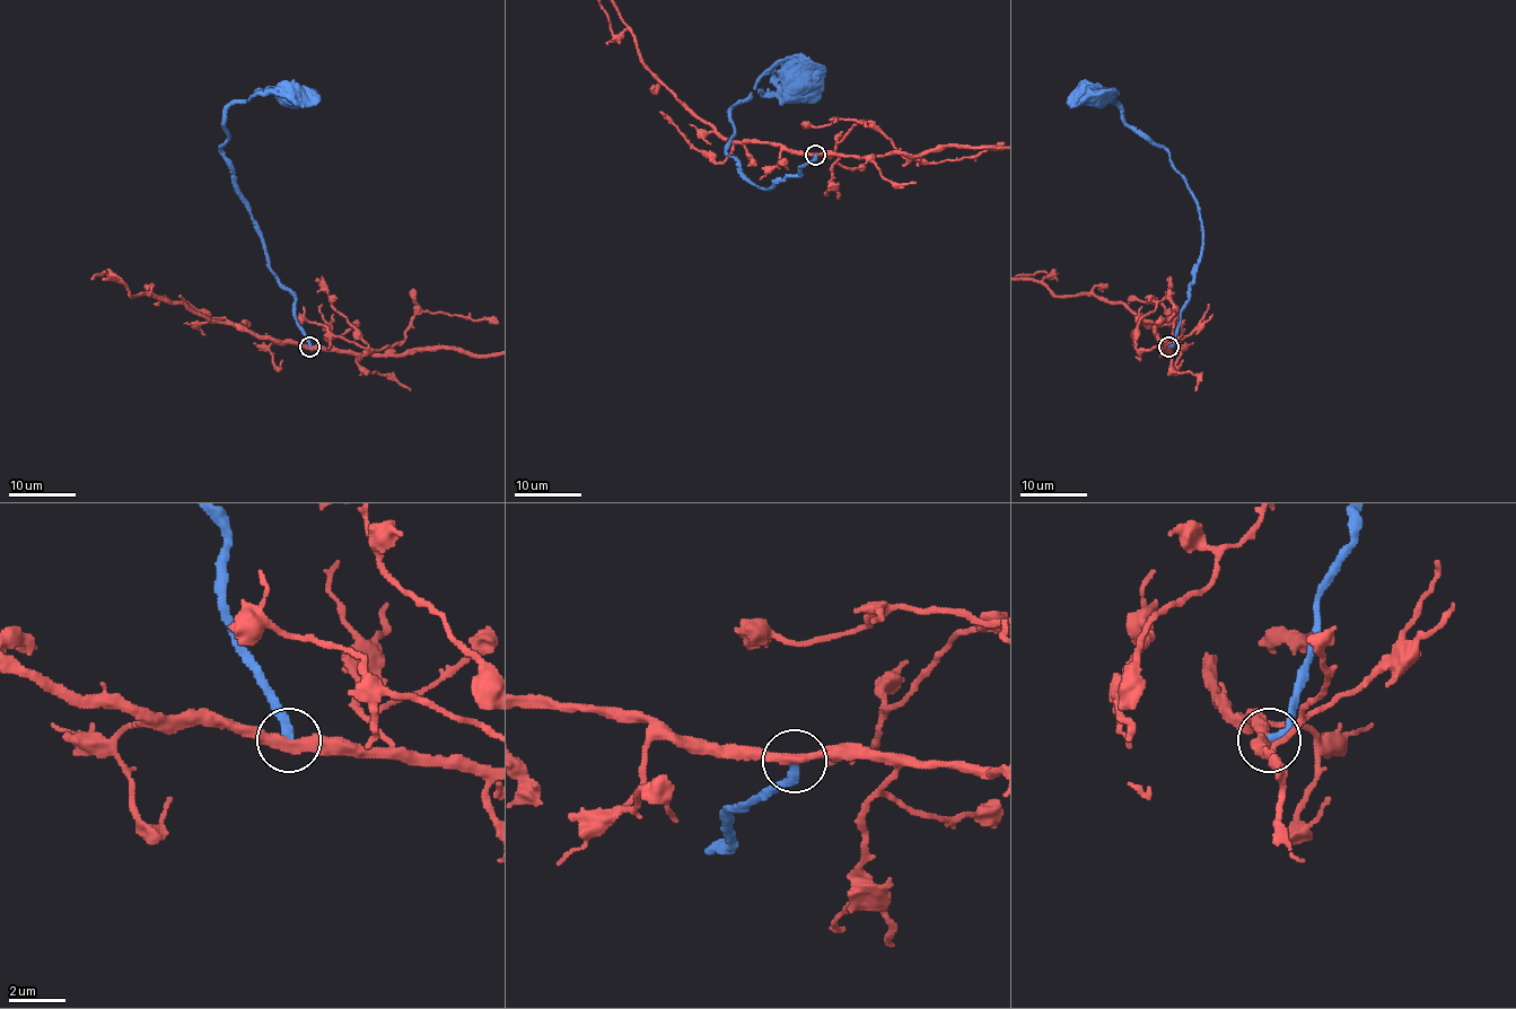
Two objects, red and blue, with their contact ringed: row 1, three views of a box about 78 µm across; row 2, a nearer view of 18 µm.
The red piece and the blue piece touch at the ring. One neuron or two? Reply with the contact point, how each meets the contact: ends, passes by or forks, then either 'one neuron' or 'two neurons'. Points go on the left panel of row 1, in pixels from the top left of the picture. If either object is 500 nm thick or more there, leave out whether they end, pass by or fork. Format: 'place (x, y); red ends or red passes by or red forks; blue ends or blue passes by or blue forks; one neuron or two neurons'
place (309, 347); red passes by; blue ends; two neurons

